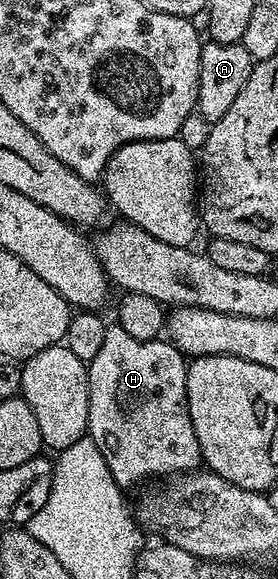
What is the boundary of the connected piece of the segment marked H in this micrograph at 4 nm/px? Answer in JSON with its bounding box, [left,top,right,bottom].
[86,324,203,488]

